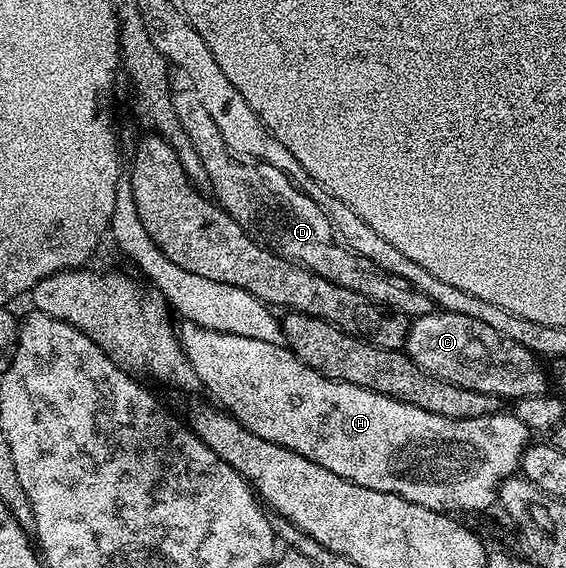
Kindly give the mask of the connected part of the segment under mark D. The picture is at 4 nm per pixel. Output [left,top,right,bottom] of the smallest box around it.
[176,104,434,317]

